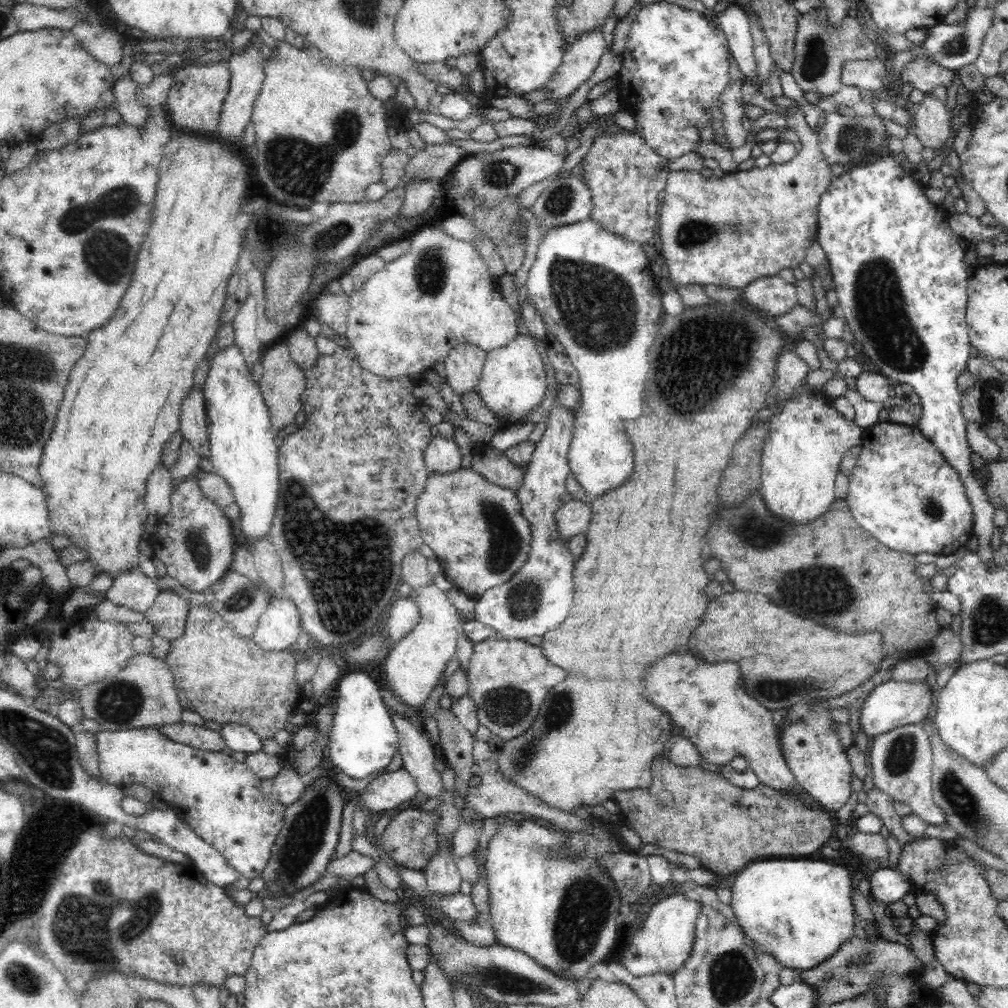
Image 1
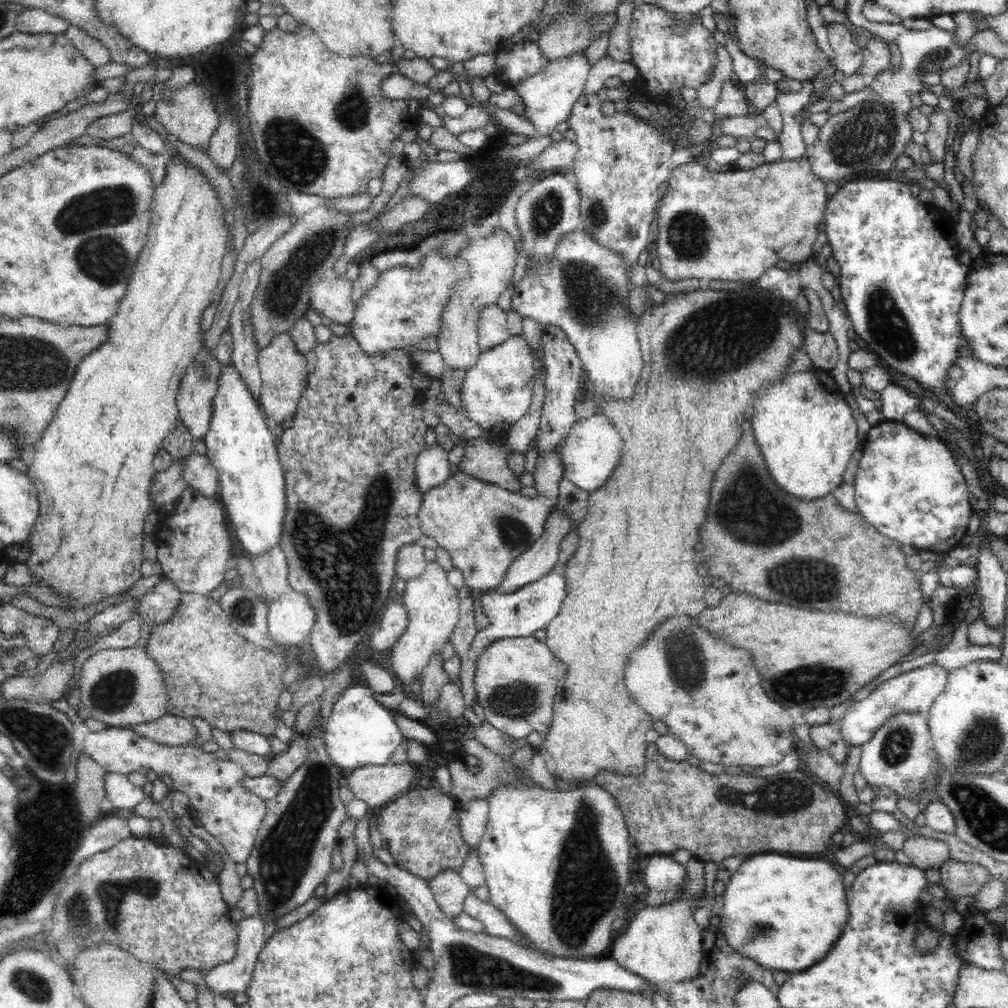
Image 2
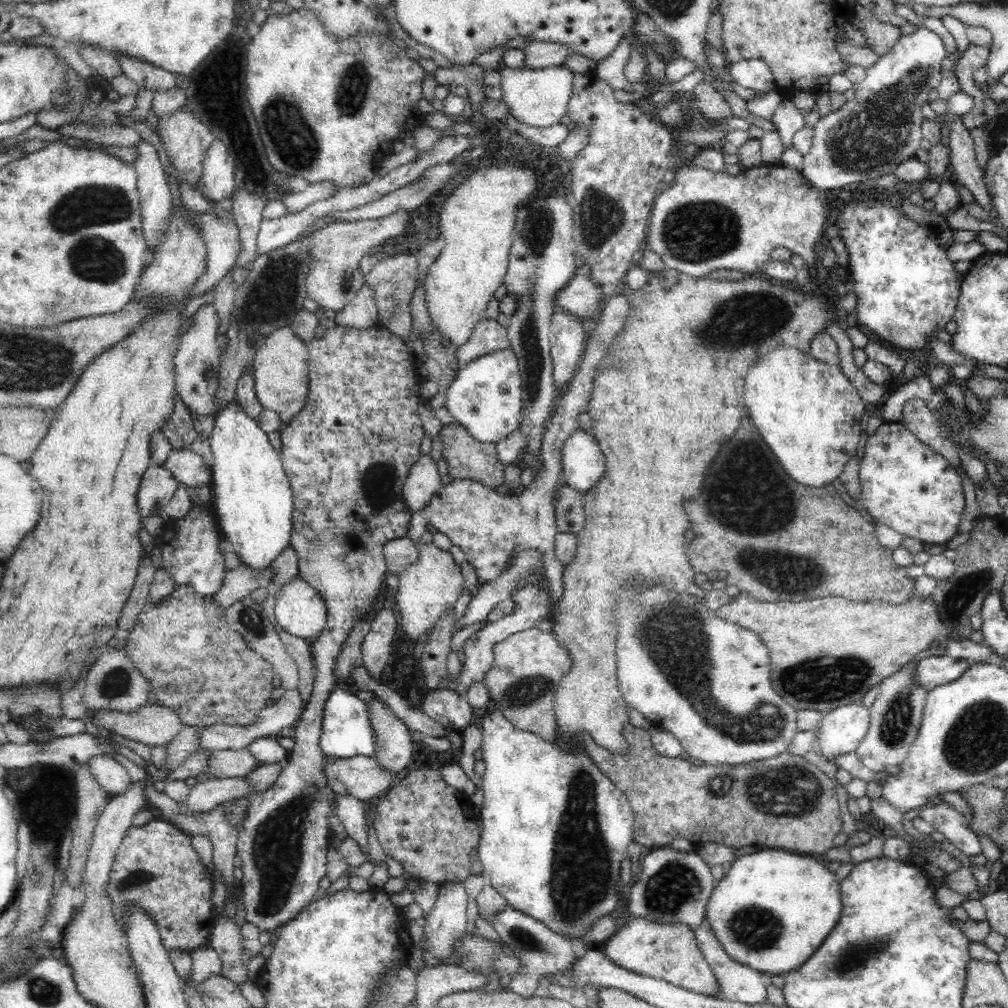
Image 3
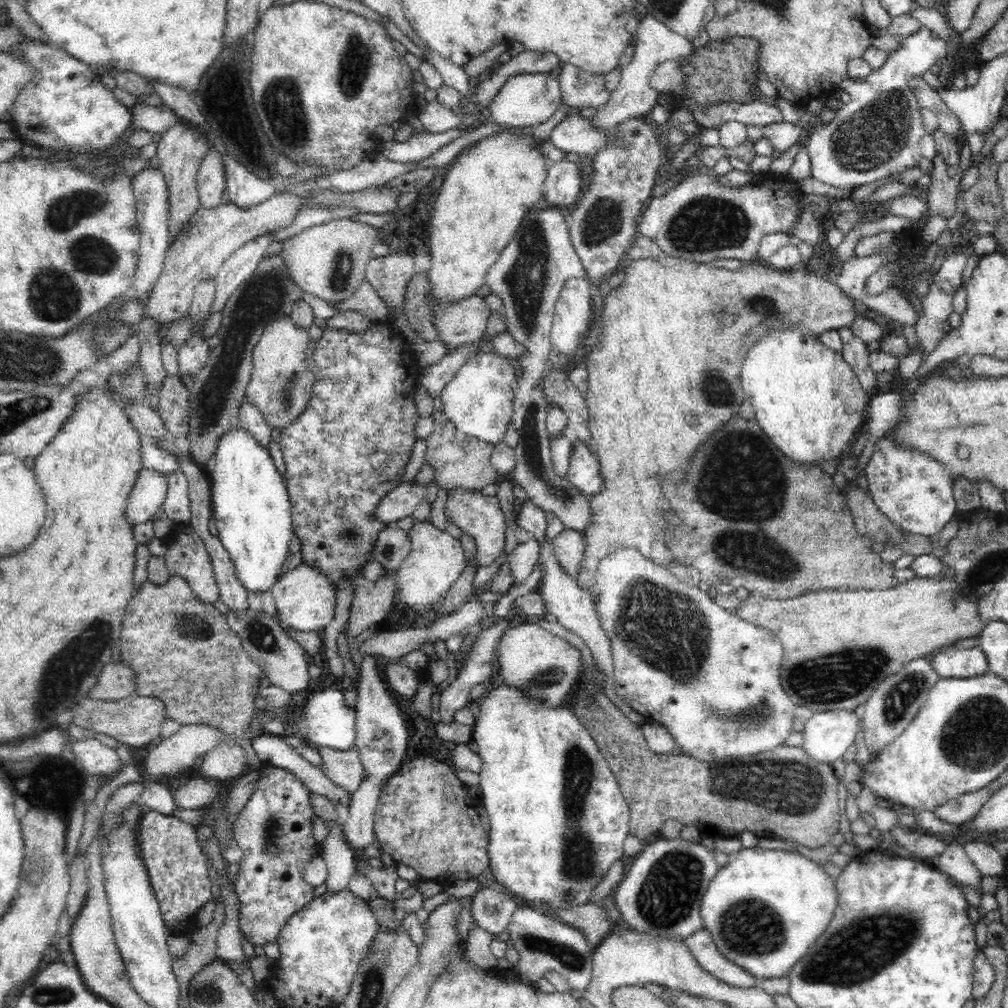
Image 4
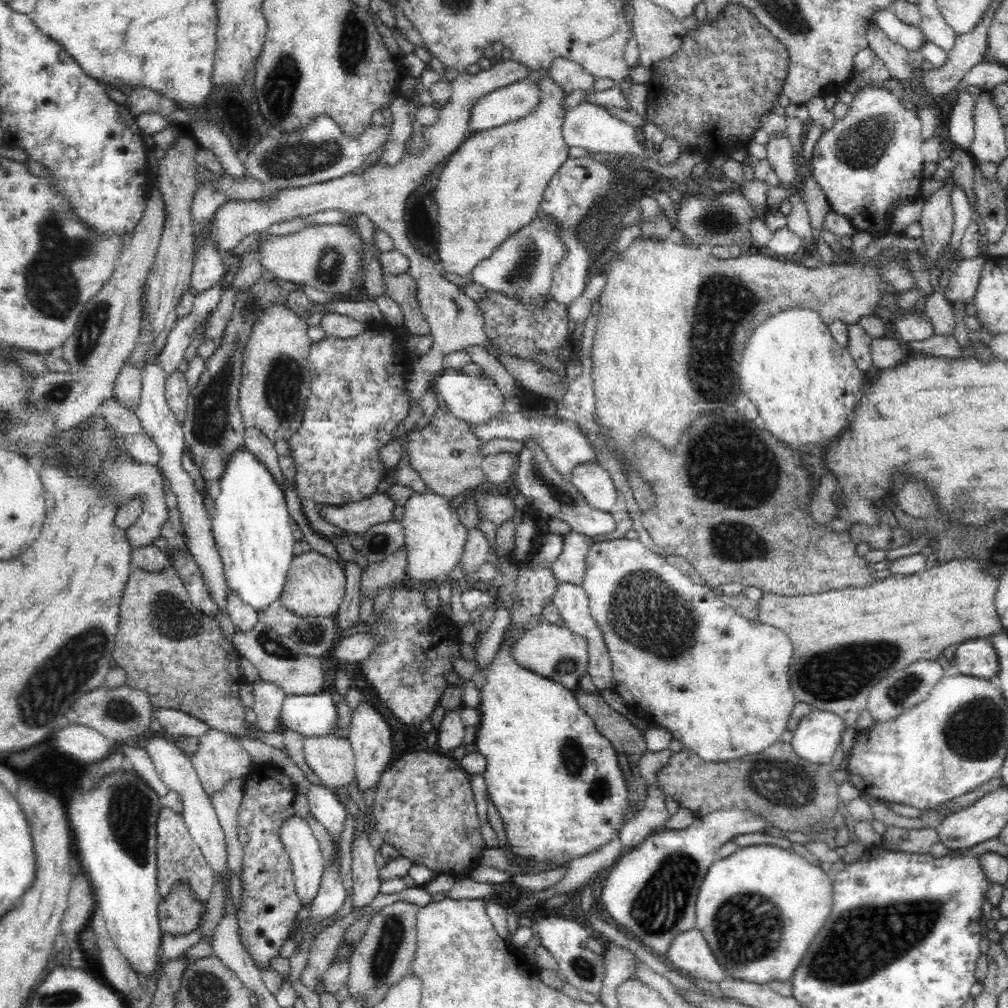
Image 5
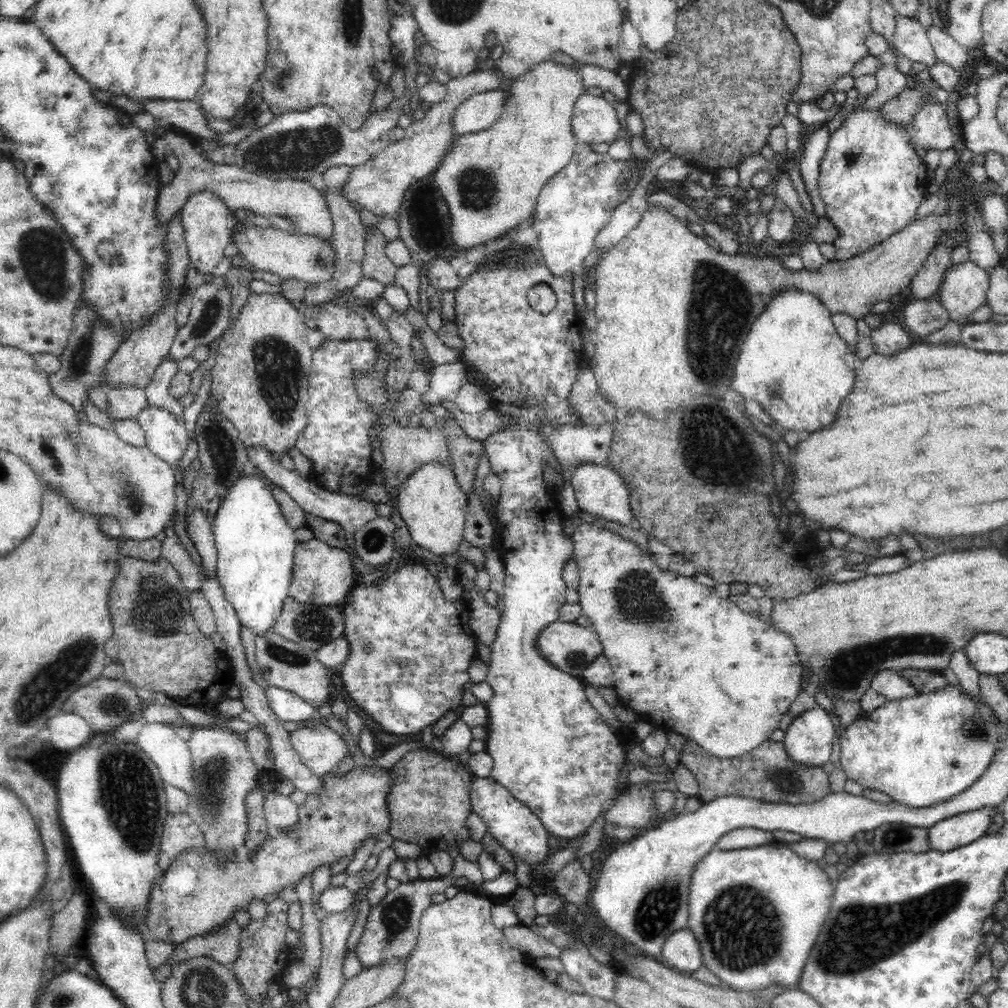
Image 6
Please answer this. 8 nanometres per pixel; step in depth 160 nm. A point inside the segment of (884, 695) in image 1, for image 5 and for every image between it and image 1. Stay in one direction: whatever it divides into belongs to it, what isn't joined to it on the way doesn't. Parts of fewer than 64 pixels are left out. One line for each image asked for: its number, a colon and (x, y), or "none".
2: (914, 691)
3: (841, 732)
4: (827, 735)
5: (817, 737)

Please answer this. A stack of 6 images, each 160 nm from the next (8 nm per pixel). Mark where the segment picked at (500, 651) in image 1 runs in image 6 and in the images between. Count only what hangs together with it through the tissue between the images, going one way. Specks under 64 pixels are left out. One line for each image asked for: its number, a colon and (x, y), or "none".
2: (515, 681)
3: (527, 667)
4: (546, 667)
5: (547, 650)
6: (569, 647)

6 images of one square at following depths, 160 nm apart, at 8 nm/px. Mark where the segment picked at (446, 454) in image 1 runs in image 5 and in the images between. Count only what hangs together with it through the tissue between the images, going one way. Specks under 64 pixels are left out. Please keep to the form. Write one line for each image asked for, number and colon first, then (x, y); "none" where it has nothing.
2: (432, 467)
3: (424, 480)
4: (401, 502)
5: (356, 518)

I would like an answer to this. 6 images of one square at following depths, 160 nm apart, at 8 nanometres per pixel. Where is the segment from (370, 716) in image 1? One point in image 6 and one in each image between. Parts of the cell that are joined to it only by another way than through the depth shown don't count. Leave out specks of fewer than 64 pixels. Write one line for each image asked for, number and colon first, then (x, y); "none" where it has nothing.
2: (361, 731)
3: (346, 732)
4: (332, 723)
5: (313, 715)
6: (288, 707)

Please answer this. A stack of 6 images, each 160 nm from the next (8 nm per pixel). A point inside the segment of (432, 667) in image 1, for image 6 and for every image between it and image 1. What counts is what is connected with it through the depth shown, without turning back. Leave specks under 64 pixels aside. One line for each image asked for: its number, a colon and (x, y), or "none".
2: (432, 604)
3: (428, 589)
4: (436, 560)
5: (435, 540)
6: (429, 501)

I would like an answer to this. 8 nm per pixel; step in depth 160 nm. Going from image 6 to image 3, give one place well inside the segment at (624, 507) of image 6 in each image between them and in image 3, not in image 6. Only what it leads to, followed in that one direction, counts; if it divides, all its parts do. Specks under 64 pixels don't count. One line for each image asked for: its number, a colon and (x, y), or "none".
3: (583, 463)
4: (583, 472)
5: (593, 482)

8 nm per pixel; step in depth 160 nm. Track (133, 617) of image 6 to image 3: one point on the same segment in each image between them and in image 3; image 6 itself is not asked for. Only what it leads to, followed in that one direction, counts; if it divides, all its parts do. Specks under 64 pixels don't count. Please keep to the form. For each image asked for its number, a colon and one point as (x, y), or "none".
3: (196, 664)
4: (181, 650)
5: (168, 647)

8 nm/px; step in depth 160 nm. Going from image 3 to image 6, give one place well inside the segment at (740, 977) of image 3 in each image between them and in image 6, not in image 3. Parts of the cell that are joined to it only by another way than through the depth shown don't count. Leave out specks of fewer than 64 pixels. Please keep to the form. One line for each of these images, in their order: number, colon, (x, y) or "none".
4: (703, 948)
5: (690, 952)
6: (681, 949)

